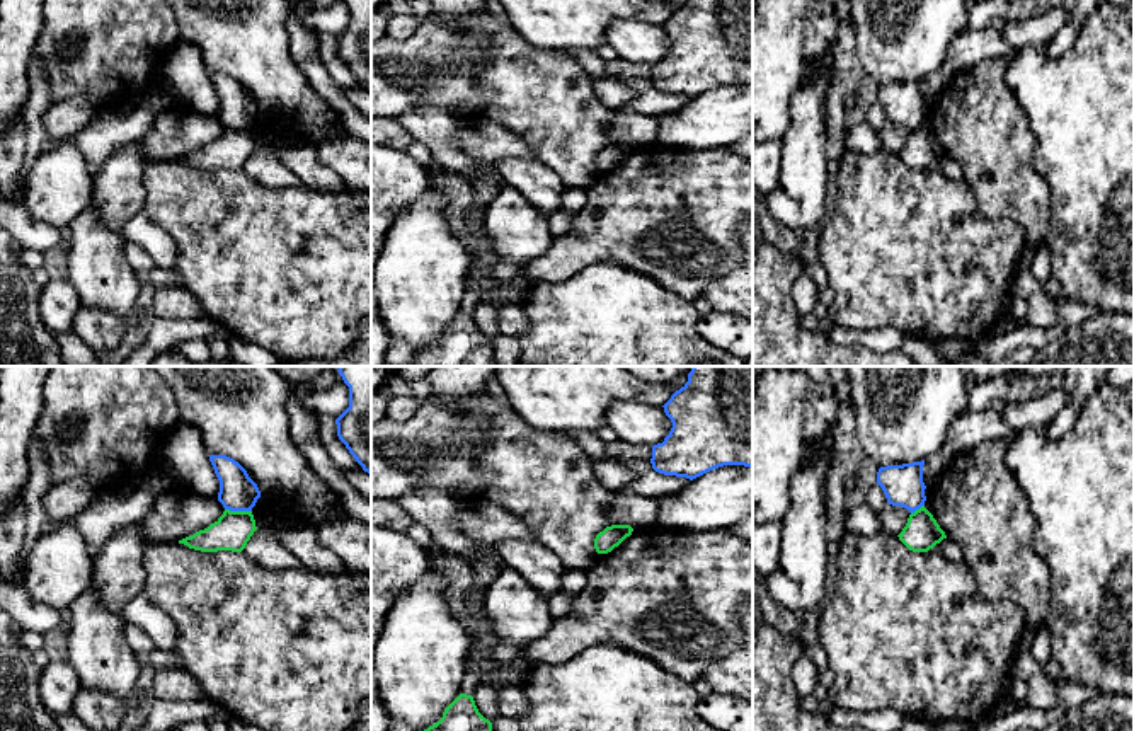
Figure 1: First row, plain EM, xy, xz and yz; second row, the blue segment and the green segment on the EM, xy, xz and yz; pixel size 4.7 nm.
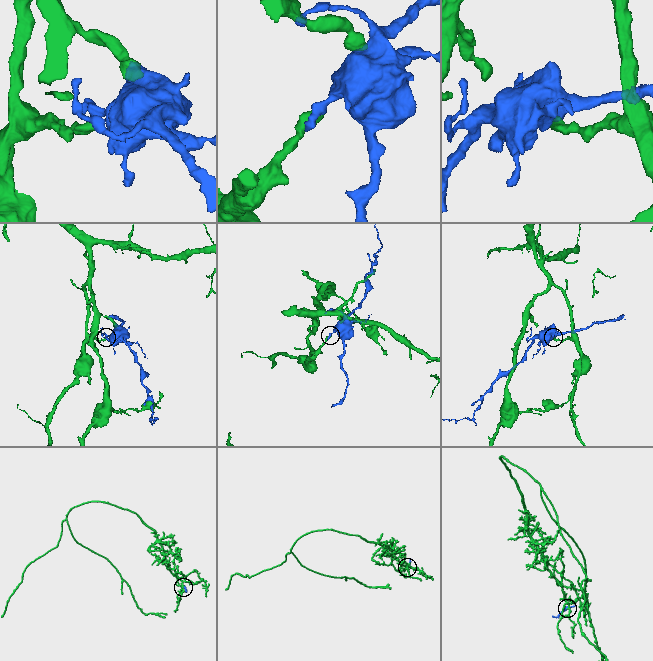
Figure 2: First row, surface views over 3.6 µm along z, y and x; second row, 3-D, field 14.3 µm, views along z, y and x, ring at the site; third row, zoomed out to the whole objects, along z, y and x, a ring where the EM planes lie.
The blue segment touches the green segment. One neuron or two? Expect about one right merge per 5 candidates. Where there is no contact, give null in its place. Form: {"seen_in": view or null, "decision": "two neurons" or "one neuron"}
{"seen_in": "xy", "decision": "two neurons"}

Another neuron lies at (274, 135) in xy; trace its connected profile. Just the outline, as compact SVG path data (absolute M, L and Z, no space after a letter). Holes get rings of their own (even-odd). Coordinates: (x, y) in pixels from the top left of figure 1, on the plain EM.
M259 116L255 124L252 126L252 131L262 131L269 136L271 147L274 147L283 136L296 138L291 135L286 128L274 128L269 123L264 123Z

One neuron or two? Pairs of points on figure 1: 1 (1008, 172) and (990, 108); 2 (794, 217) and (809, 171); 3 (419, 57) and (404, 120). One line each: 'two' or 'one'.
1: one
2: one
3: two

